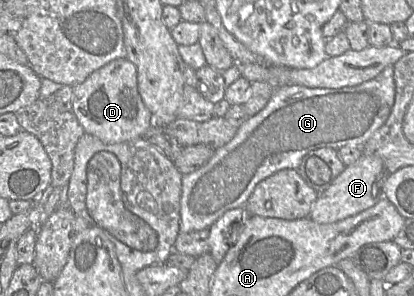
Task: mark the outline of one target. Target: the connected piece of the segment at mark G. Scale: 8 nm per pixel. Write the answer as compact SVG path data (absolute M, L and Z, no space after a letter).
M388 65L376 77L356 86L332 89L288 85L276 88L266 106L248 118L227 144L216 149L201 168L182 176L180 232L210 228L228 210L243 207L259 182L282 169L297 170L303 157L313 150L324 147L337 150L345 146L362 147L386 122L394 100L393 65Z

